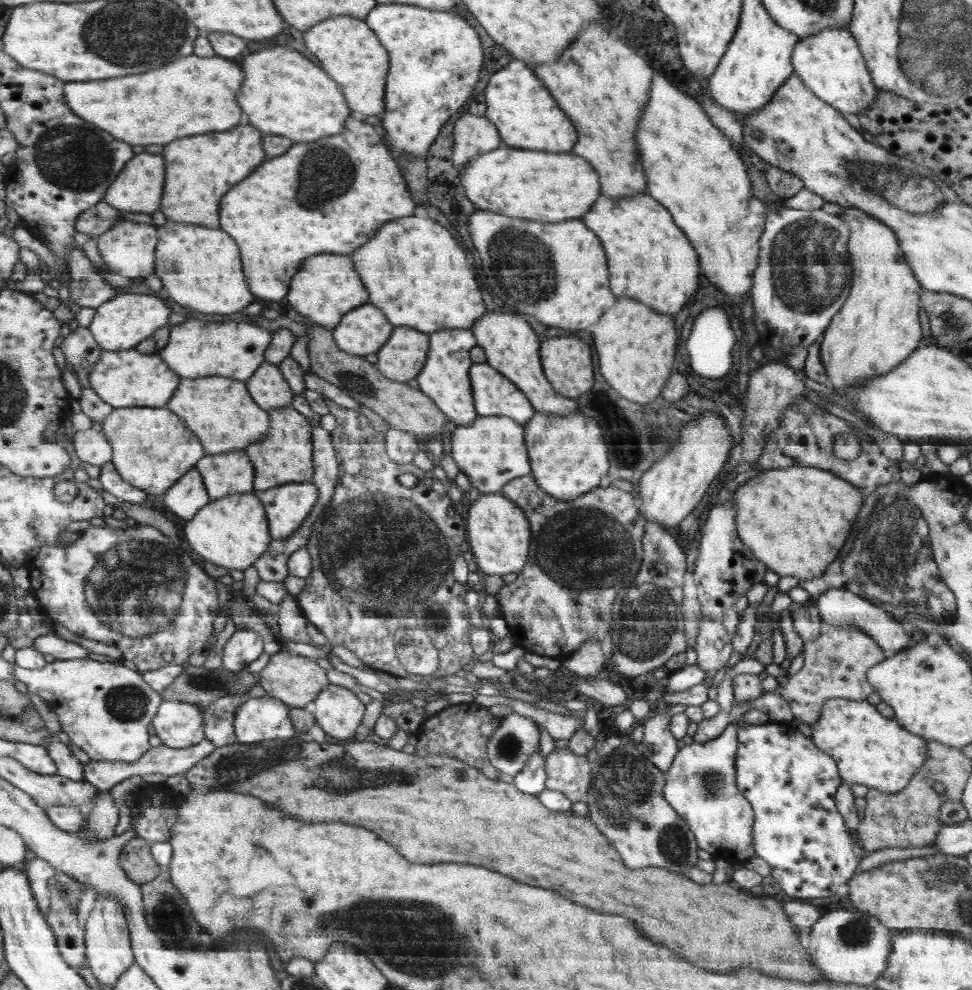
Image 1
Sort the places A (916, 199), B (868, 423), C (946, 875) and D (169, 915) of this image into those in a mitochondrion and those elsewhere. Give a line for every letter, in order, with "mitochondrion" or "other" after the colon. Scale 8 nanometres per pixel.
A: mitochondrion
B: other
C: mitochondrion
D: mitochondrion

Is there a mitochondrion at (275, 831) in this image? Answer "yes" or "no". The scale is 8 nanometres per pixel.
no

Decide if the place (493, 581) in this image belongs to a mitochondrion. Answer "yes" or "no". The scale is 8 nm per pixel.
no

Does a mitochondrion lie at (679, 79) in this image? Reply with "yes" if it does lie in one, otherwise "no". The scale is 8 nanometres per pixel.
no

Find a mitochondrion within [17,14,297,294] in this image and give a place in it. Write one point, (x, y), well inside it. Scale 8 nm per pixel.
(75, 158)

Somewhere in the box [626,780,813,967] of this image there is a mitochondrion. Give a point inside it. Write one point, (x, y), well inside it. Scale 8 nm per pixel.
(673, 845)

